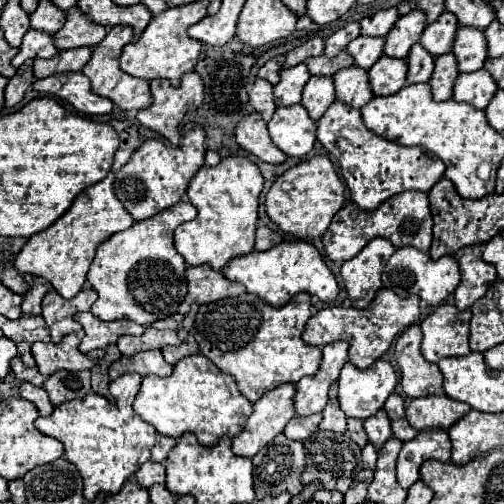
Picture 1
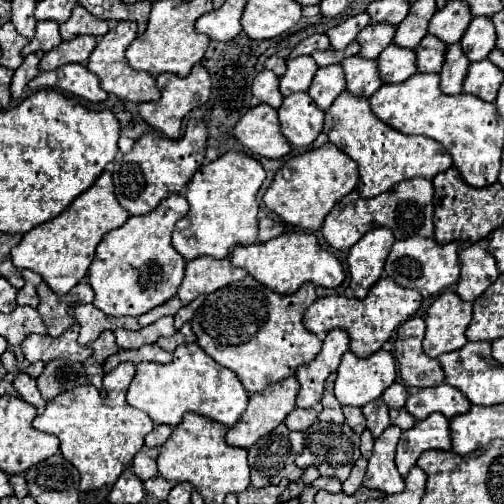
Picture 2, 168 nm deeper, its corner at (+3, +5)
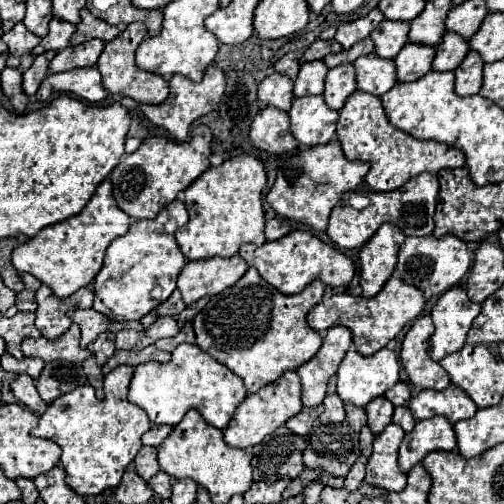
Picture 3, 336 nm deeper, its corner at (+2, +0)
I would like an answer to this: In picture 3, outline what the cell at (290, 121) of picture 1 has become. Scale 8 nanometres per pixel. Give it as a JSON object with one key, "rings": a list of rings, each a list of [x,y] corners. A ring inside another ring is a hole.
{"rings":[[[306,95],[294,99],[288,111],[290,133],[300,145],[322,145],[334,137],[338,111],[326,107],[322,95]]]}

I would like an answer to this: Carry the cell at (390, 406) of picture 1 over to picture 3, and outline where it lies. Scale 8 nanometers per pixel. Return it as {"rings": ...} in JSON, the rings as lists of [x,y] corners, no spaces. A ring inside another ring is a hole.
{"rings":[[[396,383],[390,391],[384,393],[384,397],[394,405],[394,407],[408,407],[410,399],[412,399],[412,393],[410,393],[410,387],[406,383]]]}

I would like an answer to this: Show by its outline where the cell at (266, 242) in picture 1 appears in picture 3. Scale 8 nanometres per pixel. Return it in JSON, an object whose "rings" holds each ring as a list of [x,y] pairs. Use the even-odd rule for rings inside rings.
{"rings":[[[270,219],[270,221],[266,221],[266,229],[264,229],[268,241],[276,241],[290,231],[292,231],[292,227],[290,227],[290,221],[286,221],[286,219]]]}

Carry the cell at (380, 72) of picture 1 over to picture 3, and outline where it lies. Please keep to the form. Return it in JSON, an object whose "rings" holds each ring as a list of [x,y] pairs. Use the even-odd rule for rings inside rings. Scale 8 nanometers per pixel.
{"rings":[[[406,43],[394,57],[396,77],[400,83],[416,81],[430,71],[430,61],[434,59],[434,47]]]}

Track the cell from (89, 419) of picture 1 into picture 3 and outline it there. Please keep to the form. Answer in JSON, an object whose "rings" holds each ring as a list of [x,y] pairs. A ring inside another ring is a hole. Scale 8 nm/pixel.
{"rings":[[[118,365],[104,381],[104,399],[96,399],[90,385],[78,387],[56,401],[52,401],[46,413],[40,417],[34,437],[50,439],[62,449],[62,465],[68,473],[68,485],[78,495],[98,495],[104,489],[116,487],[122,479],[126,467],[134,461],[142,443],[140,437],[152,427],[146,411],[128,401],[128,385],[132,379],[134,367]]]}

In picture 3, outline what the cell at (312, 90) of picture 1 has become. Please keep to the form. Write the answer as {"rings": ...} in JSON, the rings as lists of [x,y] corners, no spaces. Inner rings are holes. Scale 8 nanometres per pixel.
{"rings":[[[340,65],[328,71],[326,81],[324,81],[324,101],[330,109],[340,109],[346,101],[348,95],[356,91],[356,81],[354,81],[354,67]]]}

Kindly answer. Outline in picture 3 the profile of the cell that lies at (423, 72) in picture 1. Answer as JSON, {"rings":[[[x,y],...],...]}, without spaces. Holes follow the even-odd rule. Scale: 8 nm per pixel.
{"rings":[[[450,31],[444,33],[440,45],[436,45],[432,71],[454,71],[462,63],[462,57],[466,57],[468,49],[470,47],[466,45],[466,41],[462,41],[462,37]]]}

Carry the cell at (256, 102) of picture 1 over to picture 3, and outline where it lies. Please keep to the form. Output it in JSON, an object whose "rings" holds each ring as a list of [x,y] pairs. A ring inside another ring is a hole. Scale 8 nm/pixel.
{"rings":[[[272,73],[268,77],[264,77],[258,85],[258,99],[264,101],[266,105],[278,107],[282,111],[288,111],[292,105],[292,79],[280,75],[280,73]]]}

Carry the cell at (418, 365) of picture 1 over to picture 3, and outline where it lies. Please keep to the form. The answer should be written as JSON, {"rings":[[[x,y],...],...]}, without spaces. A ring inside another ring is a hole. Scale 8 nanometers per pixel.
{"rings":[[[428,315],[418,317],[402,341],[400,361],[408,373],[408,379],[416,387],[440,391],[450,385],[450,379],[448,379],[448,373],[428,357],[426,349],[432,333],[434,333],[432,319]]]}

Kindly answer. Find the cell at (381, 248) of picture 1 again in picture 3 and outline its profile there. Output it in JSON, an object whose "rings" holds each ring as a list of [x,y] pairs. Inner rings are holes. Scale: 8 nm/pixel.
{"rings":[[[382,225],[378,233],[360,249],[360,287],[362,297],[374,297],[390,279],[398,247],[404,235],[396,225]]]}

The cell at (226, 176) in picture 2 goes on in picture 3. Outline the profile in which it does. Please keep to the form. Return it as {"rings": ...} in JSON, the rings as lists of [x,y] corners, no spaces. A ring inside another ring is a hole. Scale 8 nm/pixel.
{"rings":[[[238,155],[220,167],[210,167],[186,191],[184,203],[190,221],[176,231],[176,243],[188,261],[208,257],[232,257],[240,245],[264,245],[264,209],[262,191],[266,187],[266,171],[254,155]]]}

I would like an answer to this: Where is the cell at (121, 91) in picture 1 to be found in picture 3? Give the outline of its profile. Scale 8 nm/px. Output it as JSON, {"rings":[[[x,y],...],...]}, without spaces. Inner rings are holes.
{"rings":[[[132,23],[126,27],[118,37],[108,41],[104,45],[104,51],[96,63],[100,75],[102,75],[102,85],[108,93],[120,93],[126,97],[132,97],[138,103],[162,103],[168,97],[168,83],[154,73],[140,71],[134,63],[134,51],[146,37],[146,27],[142,23]]]}

